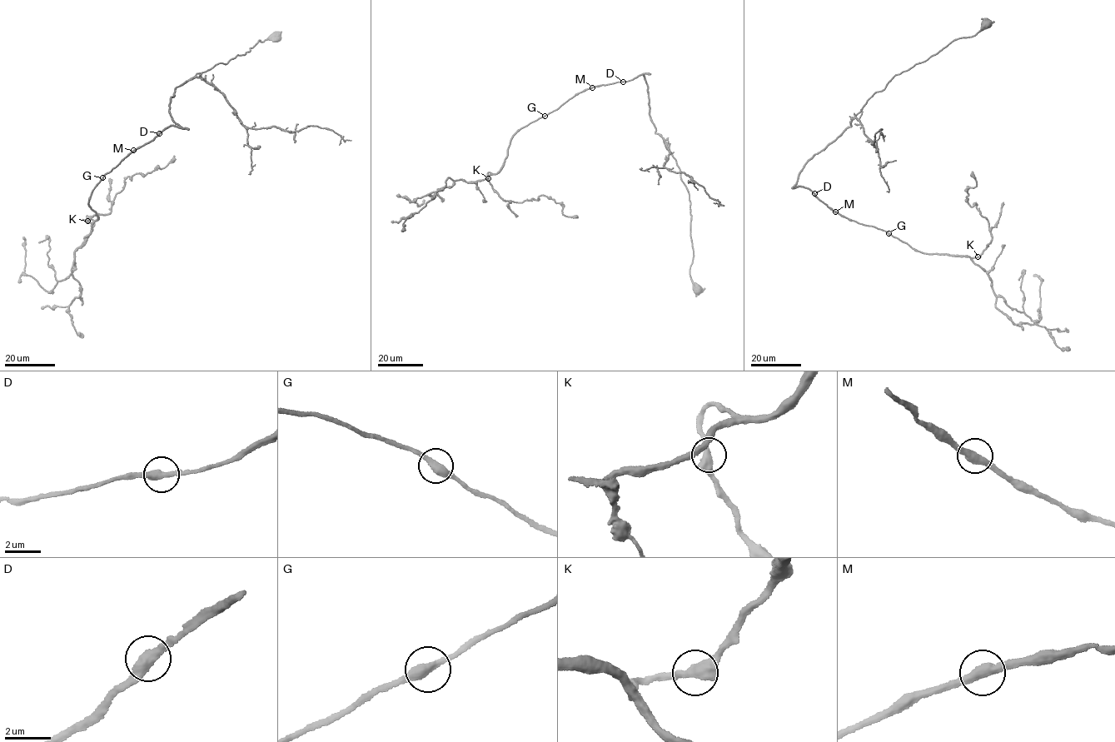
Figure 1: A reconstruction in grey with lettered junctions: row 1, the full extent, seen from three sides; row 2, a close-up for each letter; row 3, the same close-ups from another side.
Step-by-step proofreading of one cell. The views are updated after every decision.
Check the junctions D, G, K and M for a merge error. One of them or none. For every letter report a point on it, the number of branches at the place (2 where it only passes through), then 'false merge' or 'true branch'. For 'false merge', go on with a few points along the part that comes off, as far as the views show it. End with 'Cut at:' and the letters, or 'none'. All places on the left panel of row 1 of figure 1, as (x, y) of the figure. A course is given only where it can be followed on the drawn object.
D: (159, 133) | 2 | true branch
G: (102, 177) | 2 | true branch
K: (87, 221) | 2 | true branch
M: (133, 150) | 2 | true branch
Cut at: none

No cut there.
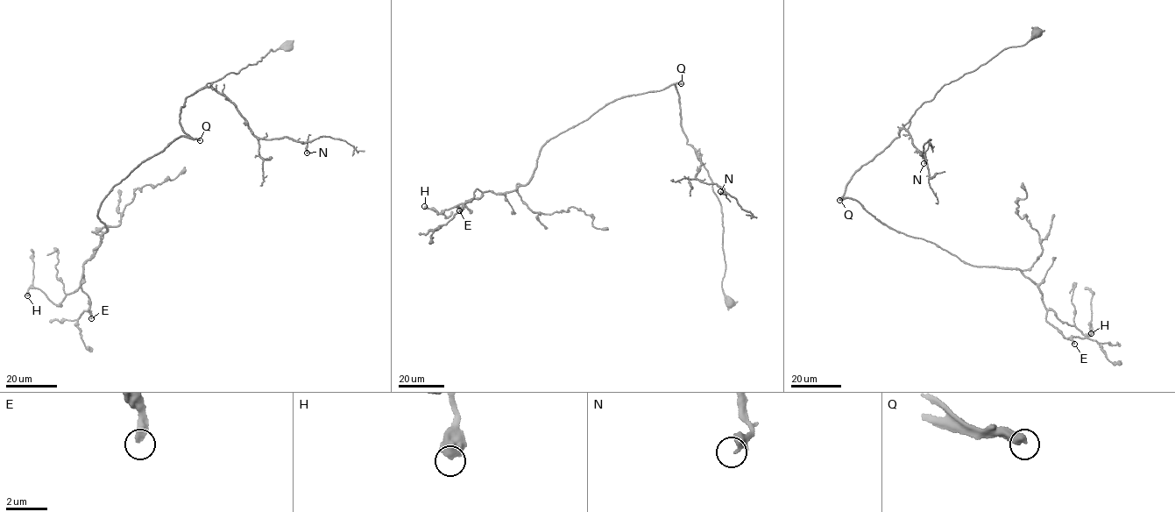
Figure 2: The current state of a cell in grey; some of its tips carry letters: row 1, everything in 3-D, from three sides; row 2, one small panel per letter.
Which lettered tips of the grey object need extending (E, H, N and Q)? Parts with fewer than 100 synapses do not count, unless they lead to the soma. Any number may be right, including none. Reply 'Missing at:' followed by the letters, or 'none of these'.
Missing at: Q

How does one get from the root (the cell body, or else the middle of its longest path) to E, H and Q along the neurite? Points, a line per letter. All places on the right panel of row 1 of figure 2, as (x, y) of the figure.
E: (1035, 32), (943, 85), (855, 173), (842, 197), (969, 264), (1020, 270), (1037, 285), (1045, 320), (1074, 344)
H: (1035, 32), (943, 85), (842, 197), (969, 264), (1018, 269), (1044, 307), (1091, 333)
Q: (1035, 32), (1025, 44), (1000, 52), (943, 85), (916, 110), (899, 136), (855, 173), (839, 200)

